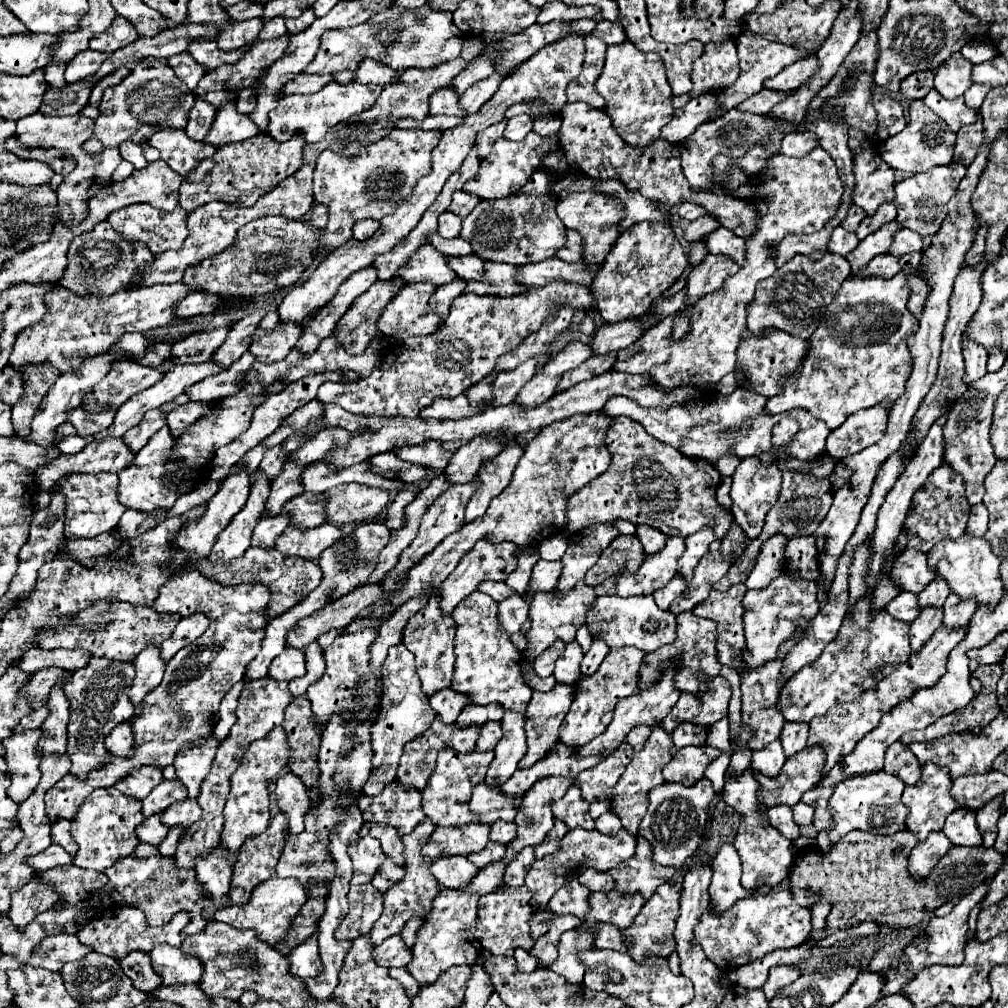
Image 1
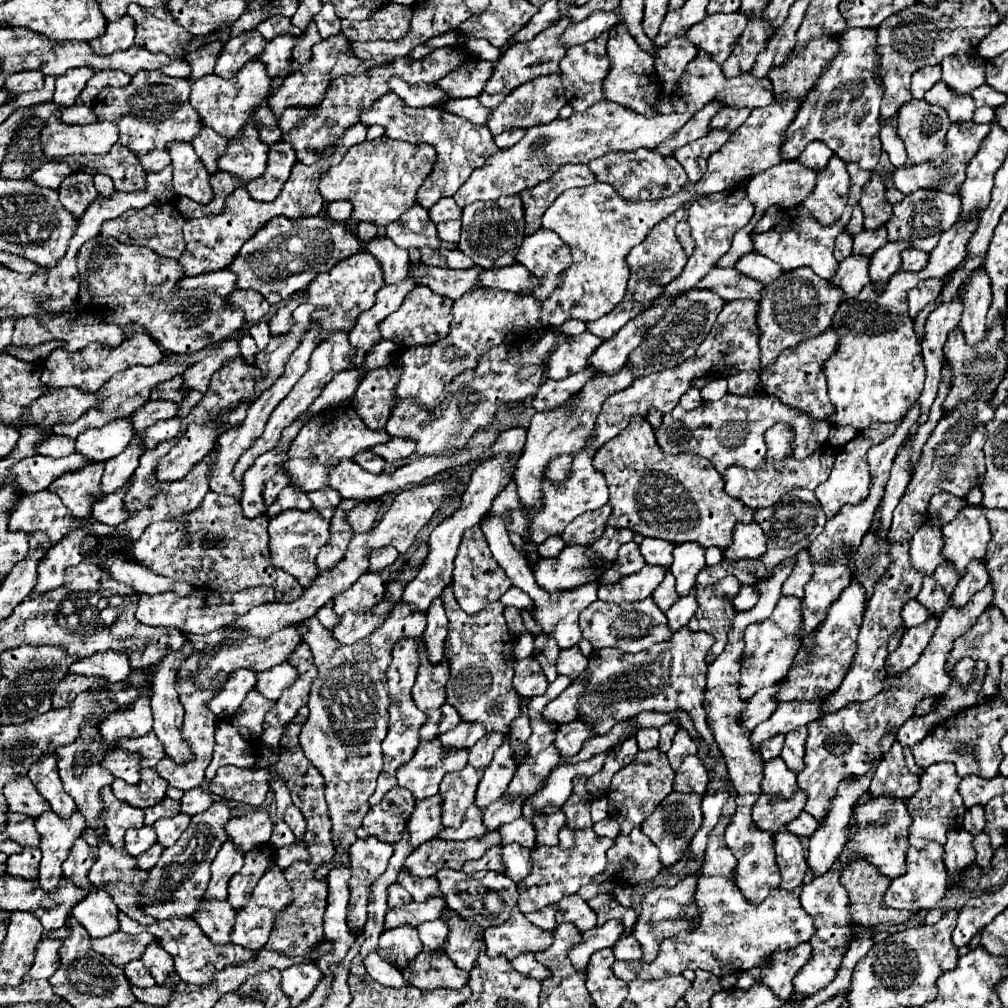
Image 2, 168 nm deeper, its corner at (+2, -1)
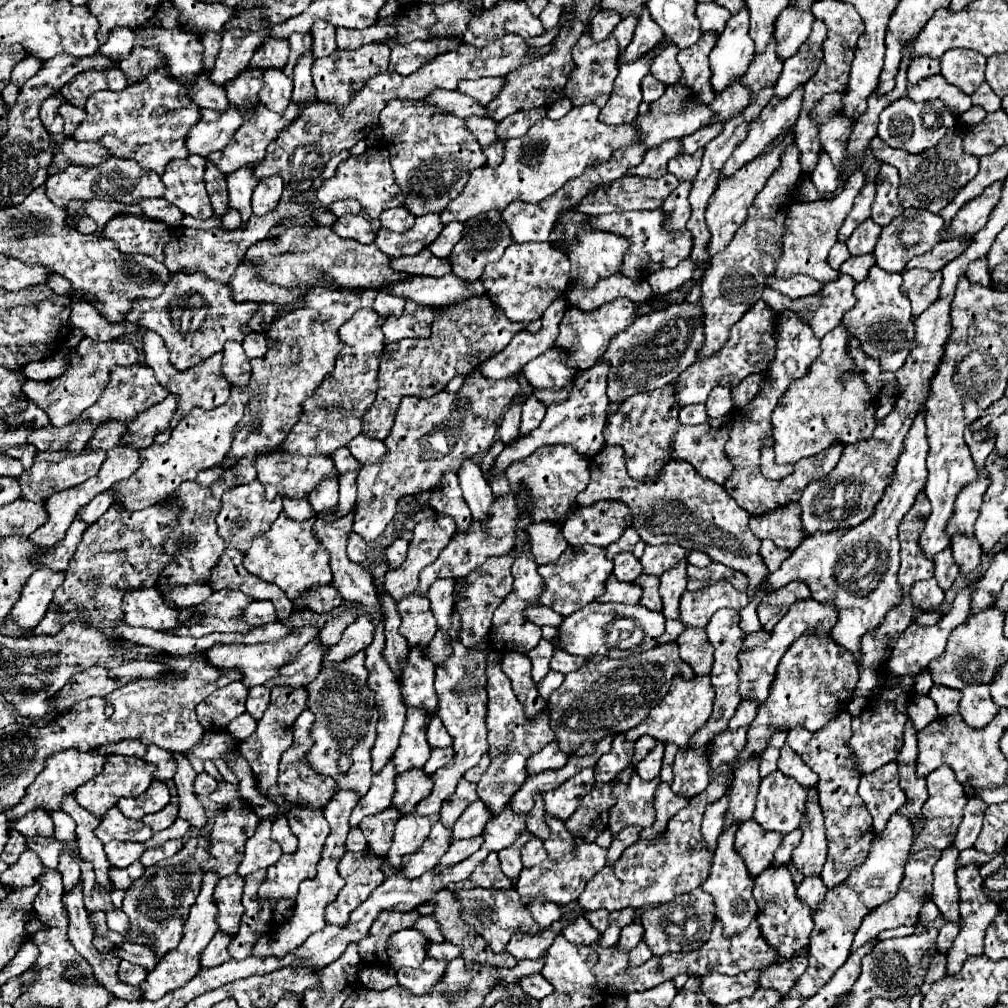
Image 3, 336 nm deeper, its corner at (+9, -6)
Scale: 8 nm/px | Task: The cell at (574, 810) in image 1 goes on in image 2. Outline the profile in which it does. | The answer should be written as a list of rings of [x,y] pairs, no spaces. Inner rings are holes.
[[[578,777],[574,781],[574,791],[572,791],[570,799],[562,805],[562,811],[566,815],[566,825],[572,829],[592,827],[592,819],[590,819],[592,795],[586,791],[584,783],[586,783],[586,779]]]

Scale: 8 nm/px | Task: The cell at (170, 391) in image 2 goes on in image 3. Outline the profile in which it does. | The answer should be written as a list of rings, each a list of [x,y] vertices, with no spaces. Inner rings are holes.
[[[145,364],[115,368],[115,372],[111,372],[111,380],[103,390],[101,398],[91,408],[87,408],[83,416],[75,420],[75,424],[79,424],[81,420],[91,420],[93,424],[101,424],[107,420],[131,422],[139,412],[143,412],[143,408],[151,408],[151,404],[157,404],[159,400],[163,400],[163,386],[155,380],[155,374],[151,372],[151,368],[147,368]]]

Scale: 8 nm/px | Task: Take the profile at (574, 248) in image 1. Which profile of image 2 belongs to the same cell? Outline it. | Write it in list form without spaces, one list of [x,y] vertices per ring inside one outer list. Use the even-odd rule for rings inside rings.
[[[538,229],[534,235],[528,235],[516,255],[516,263],[522,263],[534,277],[538,277],[538,285],[530,291],[536,301],[544,301],[550,297],[550,293],[554,291],[554,277],[562,275],[570,261],[570,247],[560,239],[560,235],[554,235],[554,231],[548,229]]]

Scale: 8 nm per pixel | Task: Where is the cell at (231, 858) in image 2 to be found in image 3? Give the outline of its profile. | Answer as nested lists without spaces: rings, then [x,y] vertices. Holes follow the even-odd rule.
[[[205,872],[203,876],[203,884],[201,884],[201,892],[195,900],[195,904],[191,906],[191,914],[183,926],[183,938],[179,942],[179,946],[175,950],[171,950],[165,958],[159,960],[157,968],[151,970],[145,978],[145,982],[141,984],[141,990],[143,990],[143,998],[147,1000],[159,1000],[163,998],[167,992],[175,990],[175,988],[181,988],[183,984],[187,984],[187,980],[191,980],[191,976],[195,976],[195,972],[199,972],[199,954],[201,950],[209,944],[211,936],[215,936],[217,932],[217,924],[215,924],[215,918],[217,918],[217,904],[213,902],[213,890],[219,882],[219,874],[217,872]]]

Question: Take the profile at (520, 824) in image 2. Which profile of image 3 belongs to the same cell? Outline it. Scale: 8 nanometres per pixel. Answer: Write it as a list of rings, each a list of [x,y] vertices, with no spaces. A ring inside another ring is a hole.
[[[533,836],[533,838],[521,848],[521,860],[523,860],[523,866],[527,866],[527,868],[543,862],[545,858],[547,858],[547,850],[545,850],[543,842],[541,842],[537,836]]]

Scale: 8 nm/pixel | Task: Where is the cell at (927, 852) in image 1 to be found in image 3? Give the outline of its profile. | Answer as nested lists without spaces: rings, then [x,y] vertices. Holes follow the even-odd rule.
[[[925,848],[925,850],[919,850],[919,852],[913,852],[909,854],[907,858],[907,864],[905,864],[905,876],[899,884],[899,892],[895,894],[895,898],[891,898],[889,902],[883,902],[881,906],[877,906],[875,910],[871,910],[867,914],[867,918],[863,918],[857,934],[855,934],[855,940],[853,940],[853,946],[851,946],[851,952],[855,952],[857,948],[865,946],[869,940],[873,940],[879,932],[887,930],[887,928],[899,928],[899,926],[917,926],[919,922],[919,910],[921,906],[931,900],[931,884],[933,884],[933,874],[931,874],[931,868],[933,864],[939,860],[939,850],[937,848]]]

